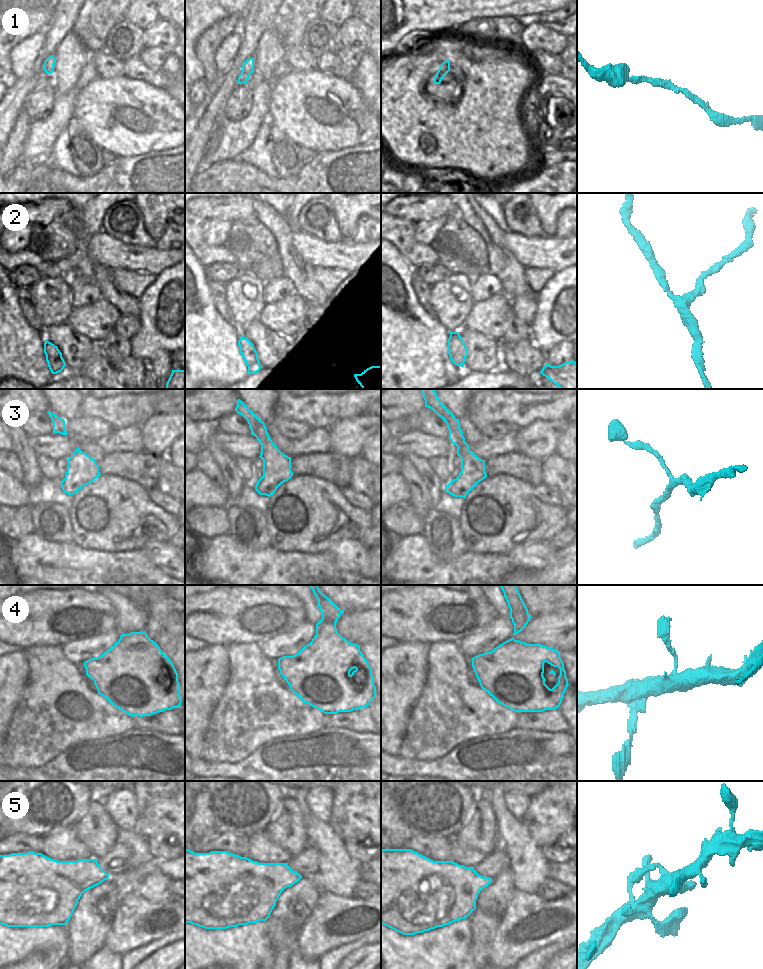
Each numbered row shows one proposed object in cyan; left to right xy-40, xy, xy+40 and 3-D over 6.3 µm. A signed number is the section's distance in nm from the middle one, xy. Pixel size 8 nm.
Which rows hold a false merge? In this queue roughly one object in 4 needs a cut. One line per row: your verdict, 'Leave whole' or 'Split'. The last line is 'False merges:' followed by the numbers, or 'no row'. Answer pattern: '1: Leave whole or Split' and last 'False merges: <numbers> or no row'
1: Leave whole
2: Leave whole
3: Leave whole
4: Leave whole
5: Leave whole
False merges: no row.

